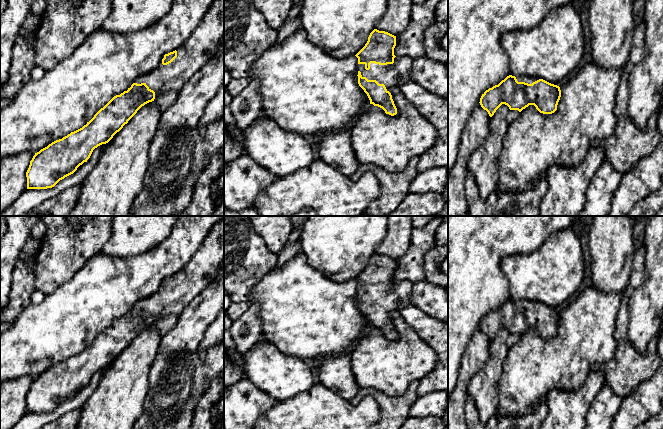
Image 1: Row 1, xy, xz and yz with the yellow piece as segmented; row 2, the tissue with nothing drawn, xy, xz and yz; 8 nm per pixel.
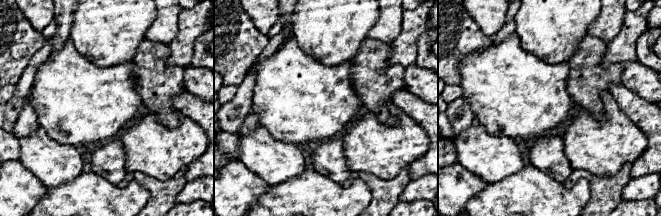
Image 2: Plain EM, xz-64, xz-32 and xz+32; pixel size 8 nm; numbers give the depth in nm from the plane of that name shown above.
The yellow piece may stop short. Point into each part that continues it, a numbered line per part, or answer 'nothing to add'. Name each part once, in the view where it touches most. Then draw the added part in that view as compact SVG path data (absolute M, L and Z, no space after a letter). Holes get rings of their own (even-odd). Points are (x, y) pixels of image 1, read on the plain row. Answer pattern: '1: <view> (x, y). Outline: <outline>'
1: xz (391, 299). Outline: M396 280L393 288L371 287L369 294L365 293L365 288L358 288L358 295L361 296L362 301L384 308L387 315L391 316L392 313L399 312L402 306L410 304L412 286L413 283L410 281Z

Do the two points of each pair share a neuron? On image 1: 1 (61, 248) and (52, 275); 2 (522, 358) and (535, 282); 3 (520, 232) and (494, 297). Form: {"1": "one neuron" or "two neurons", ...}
{"1": "one neuron", "2": "two neurons", "3": "one neuron"}

